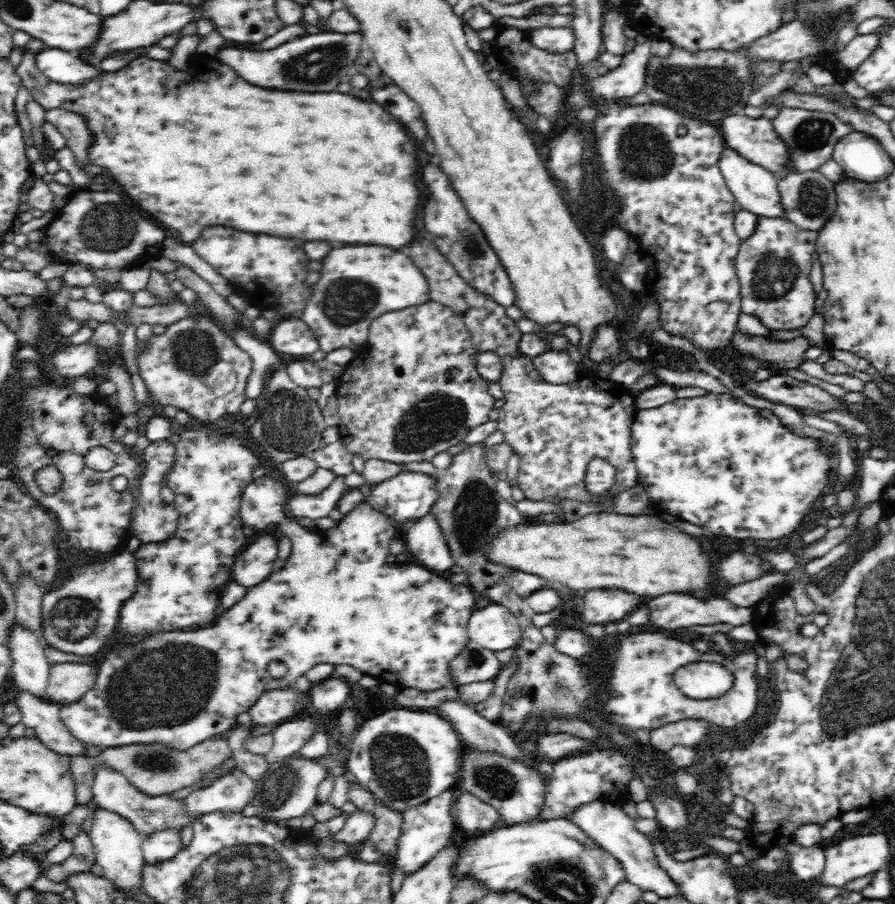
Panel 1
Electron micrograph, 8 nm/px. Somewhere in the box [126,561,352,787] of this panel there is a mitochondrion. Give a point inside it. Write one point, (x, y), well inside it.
(155, 760)

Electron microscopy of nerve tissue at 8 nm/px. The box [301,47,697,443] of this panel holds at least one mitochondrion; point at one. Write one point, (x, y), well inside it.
(645, 154)

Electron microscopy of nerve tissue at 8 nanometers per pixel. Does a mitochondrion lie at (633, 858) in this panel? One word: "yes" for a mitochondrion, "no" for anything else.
no

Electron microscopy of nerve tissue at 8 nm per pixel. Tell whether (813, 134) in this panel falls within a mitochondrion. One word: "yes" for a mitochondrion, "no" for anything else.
yes

